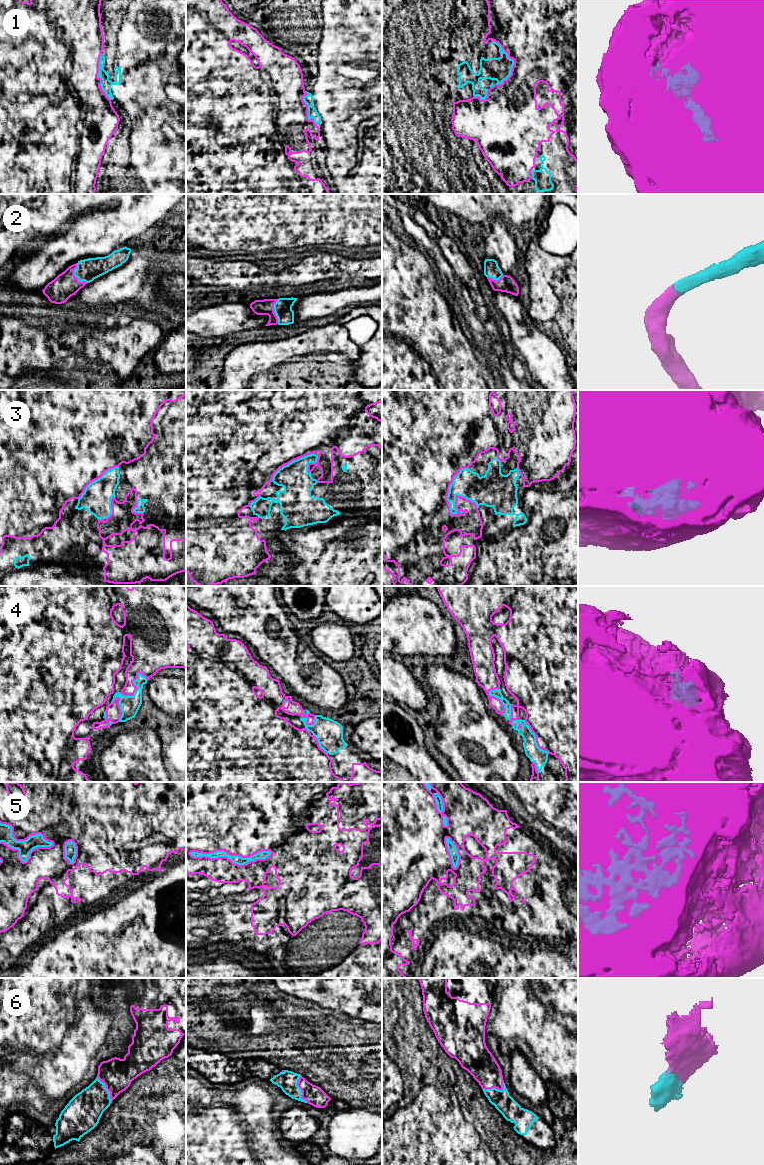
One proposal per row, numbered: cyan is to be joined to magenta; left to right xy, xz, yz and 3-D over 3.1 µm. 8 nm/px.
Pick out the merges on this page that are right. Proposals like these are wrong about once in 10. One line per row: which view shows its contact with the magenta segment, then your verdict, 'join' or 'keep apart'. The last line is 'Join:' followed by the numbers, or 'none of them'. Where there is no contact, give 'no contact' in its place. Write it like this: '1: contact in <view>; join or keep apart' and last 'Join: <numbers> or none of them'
1: contact in yz; join
2: contact in xy; join
3: contact in yz; join
4: contact in xy; join
5: contact in xz; join
6: contact in xz; join
Join: 1, 2, 3, 4, 5, 6

